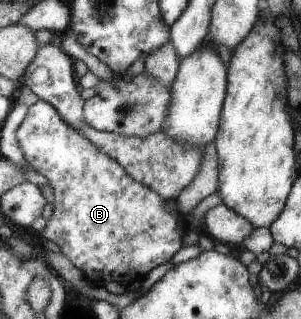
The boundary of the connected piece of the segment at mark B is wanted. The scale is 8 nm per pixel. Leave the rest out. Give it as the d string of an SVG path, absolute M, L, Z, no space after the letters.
M38 100L34 105L28 107L22 123L16 131L16 139L18 139L18 146L26 162L42 177L46 178L48 181L48 186L52 189L53 200L52 200L52 214L48 219L45 220L45 226L38 235L42 239L46 239L55 243L59 249L60 253L68 259L68 261L81 272L81 276L88 281L92 286L106 286L109 282L116 282L123 287L129 286L132 282L136 282L142 279L151 269L159 266L162 263L169 262L172 256L182 247L182 237L184 237L187 232L187 225L184 223L184 215L178 211L164 211L164 203L168 203L168 199L162 199L160 195L157 195L144 187L142 183L136 183L126 171L122 165L118 165L114 159L110 159L108 155L104 155L100 149L97 149L82 135L78 133L74 127L70 127L68 123L62 121L62 117L54 110L52 105L49 105L46 101Z

